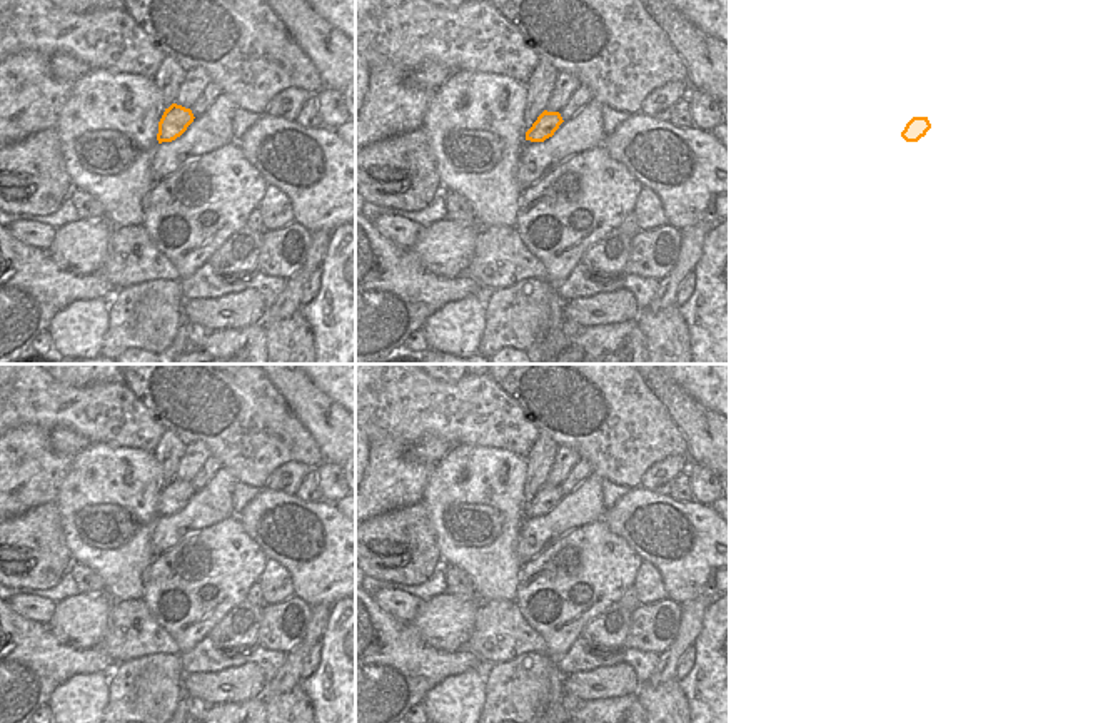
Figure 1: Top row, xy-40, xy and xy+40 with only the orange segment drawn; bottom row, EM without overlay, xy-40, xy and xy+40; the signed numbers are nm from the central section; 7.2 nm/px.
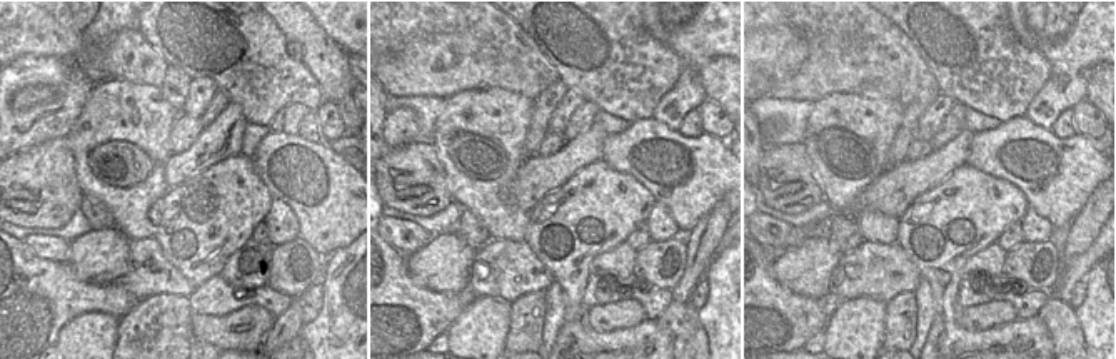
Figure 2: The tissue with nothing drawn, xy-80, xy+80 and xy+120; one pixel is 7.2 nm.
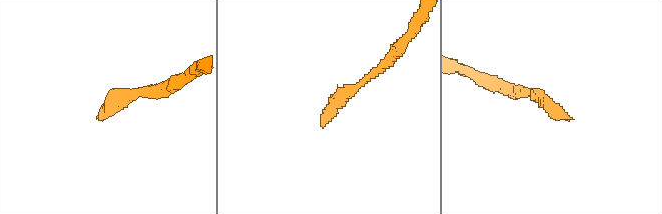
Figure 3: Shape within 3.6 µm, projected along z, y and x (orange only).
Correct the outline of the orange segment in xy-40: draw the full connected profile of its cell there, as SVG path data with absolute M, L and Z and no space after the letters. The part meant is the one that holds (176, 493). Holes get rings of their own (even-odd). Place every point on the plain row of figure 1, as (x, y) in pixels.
M172 478L169 483L165 483L159 496L157 508L159 518L172 516L177 511L180 511L187 504L187 501L194 496L194 493L195 491L190 483Z

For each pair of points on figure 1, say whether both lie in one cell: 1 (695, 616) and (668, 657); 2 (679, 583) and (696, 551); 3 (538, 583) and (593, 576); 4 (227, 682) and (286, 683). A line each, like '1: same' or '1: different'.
1: same
2: same
3: same
4: different

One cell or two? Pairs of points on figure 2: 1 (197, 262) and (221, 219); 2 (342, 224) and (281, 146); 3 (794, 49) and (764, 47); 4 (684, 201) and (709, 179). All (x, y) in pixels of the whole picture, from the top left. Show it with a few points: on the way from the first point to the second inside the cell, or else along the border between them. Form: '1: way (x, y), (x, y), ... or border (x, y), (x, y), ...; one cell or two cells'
1: way (199, 252), (199, 241), (211, 229); one cell
2: way (334, 204), (294, 162); one cell
3: way (788, 49), (771, 49); one cell
4: way (691, 194), (703, 182); one cell

